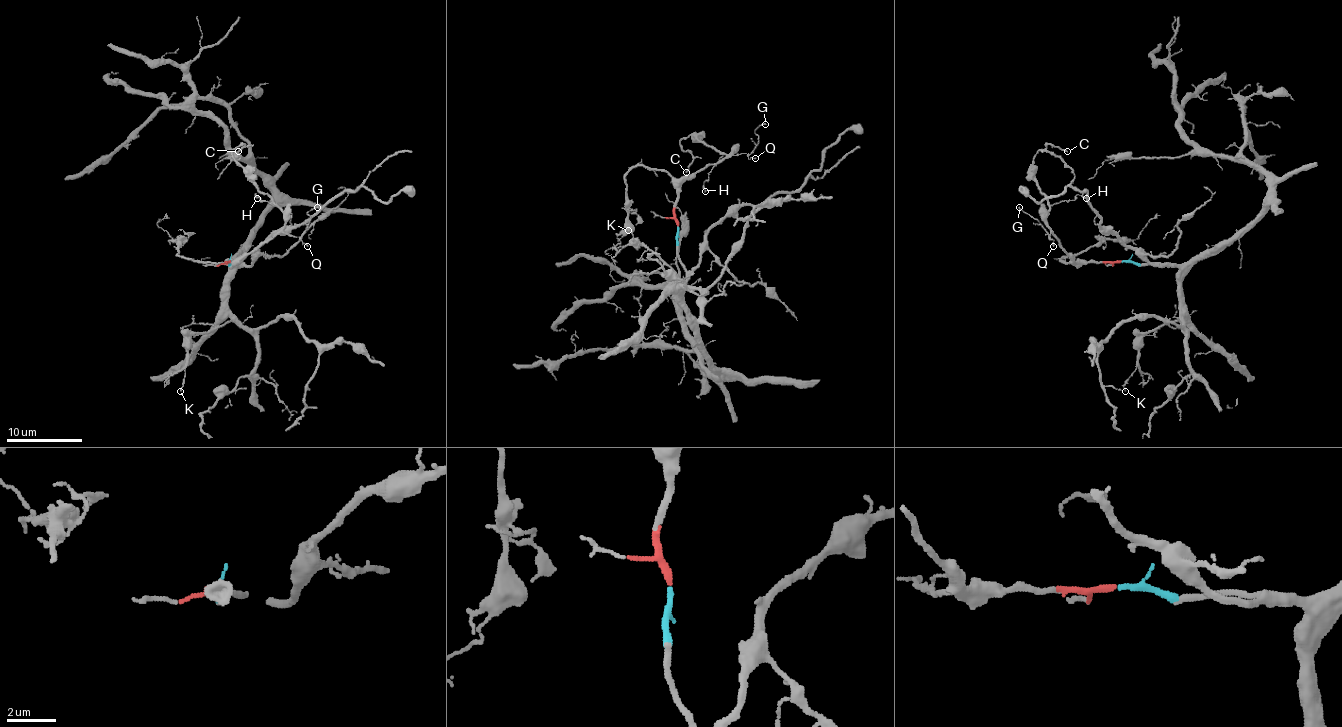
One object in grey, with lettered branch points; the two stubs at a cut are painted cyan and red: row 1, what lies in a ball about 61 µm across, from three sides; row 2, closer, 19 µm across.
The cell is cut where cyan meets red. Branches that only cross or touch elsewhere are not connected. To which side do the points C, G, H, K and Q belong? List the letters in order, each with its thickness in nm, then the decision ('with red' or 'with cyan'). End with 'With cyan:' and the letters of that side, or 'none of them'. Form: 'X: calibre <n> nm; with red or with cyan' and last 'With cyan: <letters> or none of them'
C: calibre 150 nm; with red
G: calibre 120 nm; with red
H: calibre 170 nm; with red
K: calibre 110 nm; with cyan
Q: calibre 100 nm; with red
With cyan: K

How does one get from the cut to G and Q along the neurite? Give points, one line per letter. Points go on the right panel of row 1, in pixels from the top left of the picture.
G: (1120, 261), (1075, 261), (1050, 232), (1049, 236), (1037, 221), (1018, 206)
Q: (1120, 261), (1075, 261), (1050, 232), (1052, 246)

